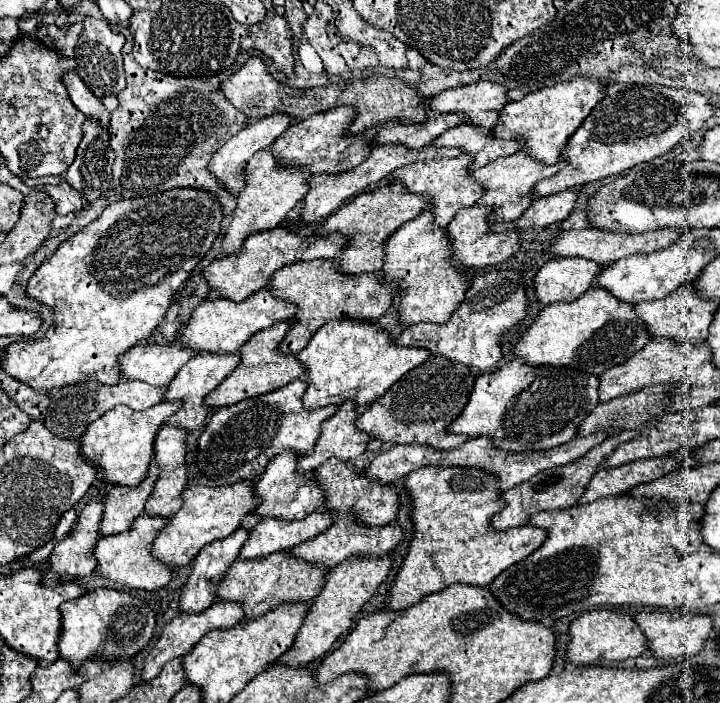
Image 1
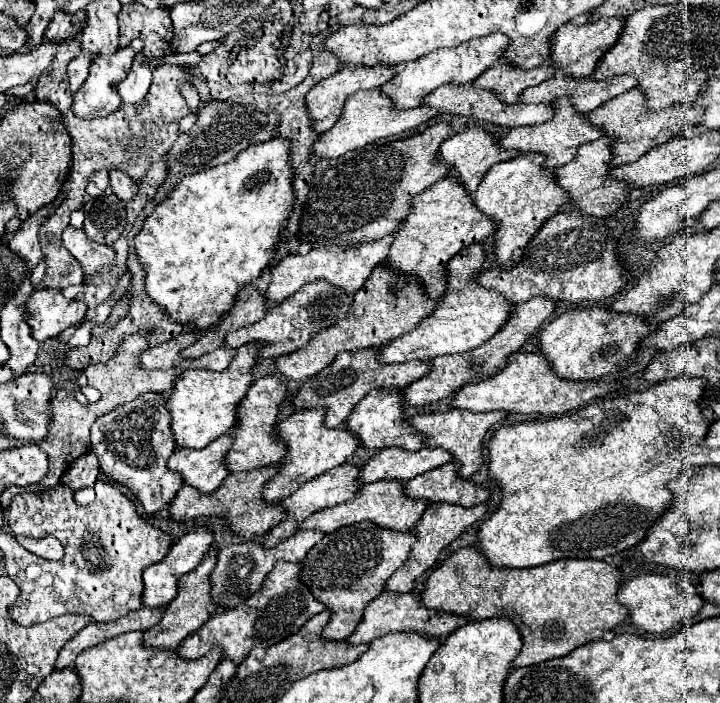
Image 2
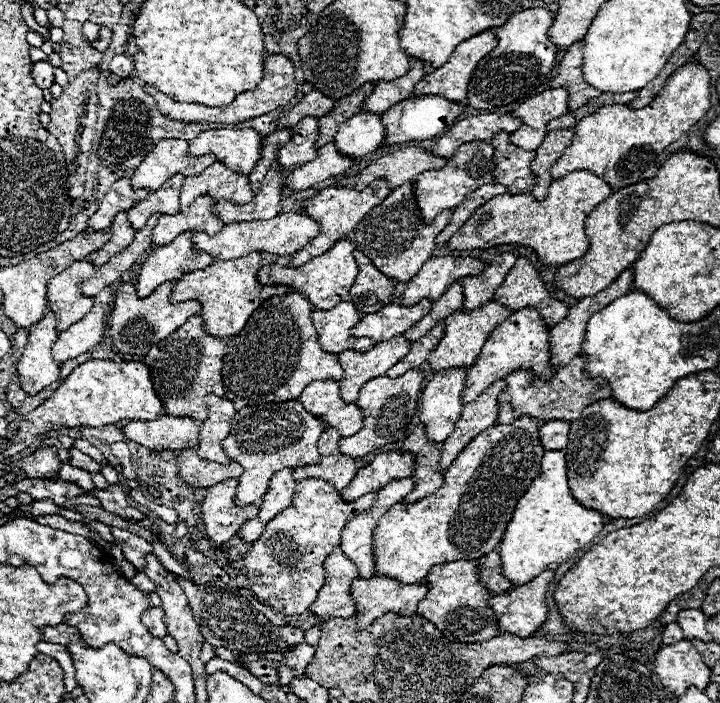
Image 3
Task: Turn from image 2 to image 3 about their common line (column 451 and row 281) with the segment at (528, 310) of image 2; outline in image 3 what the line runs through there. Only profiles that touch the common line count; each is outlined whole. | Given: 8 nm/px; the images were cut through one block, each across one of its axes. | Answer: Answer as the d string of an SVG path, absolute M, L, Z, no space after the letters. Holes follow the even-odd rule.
M356 250L354 254L356 262L358 262L358 276L356 282L350 290L350 298L352 302L358 306L360 312L368 314L368 312L378 312L382 306L392 302L392 294L396 288L396 280L384 276L370 258L366 258L362 252Z

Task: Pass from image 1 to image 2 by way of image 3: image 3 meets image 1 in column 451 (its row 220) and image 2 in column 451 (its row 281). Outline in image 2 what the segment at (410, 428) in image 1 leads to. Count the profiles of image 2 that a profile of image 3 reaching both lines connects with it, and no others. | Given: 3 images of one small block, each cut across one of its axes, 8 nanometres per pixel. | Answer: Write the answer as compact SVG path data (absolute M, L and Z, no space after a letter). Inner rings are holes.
M514 352L508 356L504 370L496 376L490 376L476 384L464 384L454 398L450 398L450 408L468 410L468 412L508 412L508 414L524 414L534 418L552 418L558 414L566 414L578 410L592 402L598 396L614 390L618 384L602 384L602 382L570 382L560 380L550 370L548 362L538 352Z

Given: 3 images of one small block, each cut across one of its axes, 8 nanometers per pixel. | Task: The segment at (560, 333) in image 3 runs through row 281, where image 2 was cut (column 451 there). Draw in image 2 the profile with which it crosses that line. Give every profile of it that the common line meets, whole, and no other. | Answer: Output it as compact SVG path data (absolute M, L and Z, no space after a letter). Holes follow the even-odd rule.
M382 592L378 598L368 602L364 608L364 616L356 630L350 634L346 640L348 644L368 644L378 636L386 636L392 632L412 632L412 634L422 634L422 636L434 636L434 638L446 638L450 636L456 628L464 626L466 618L462 616L450 616L444 612L428 612L420 604L418 594L392 594L392 592Z

